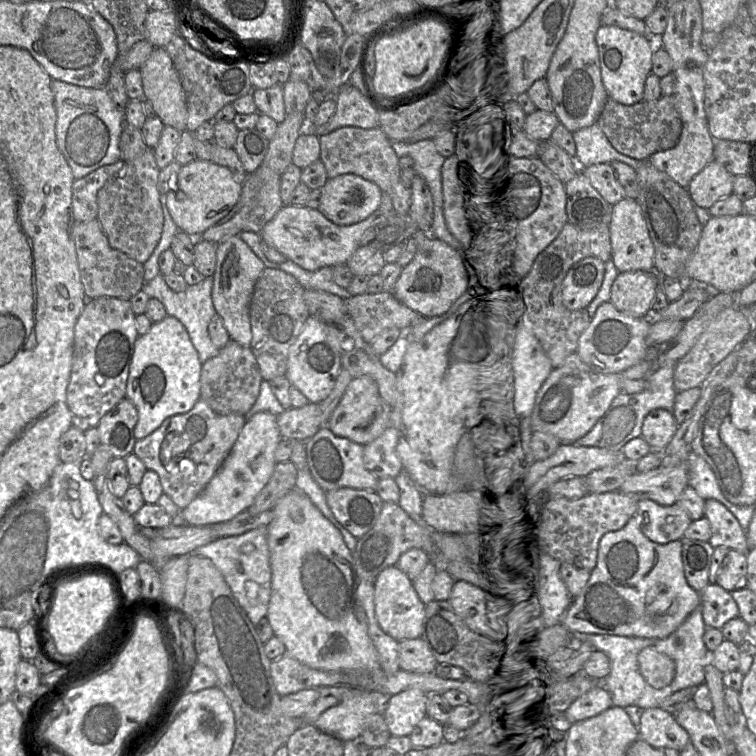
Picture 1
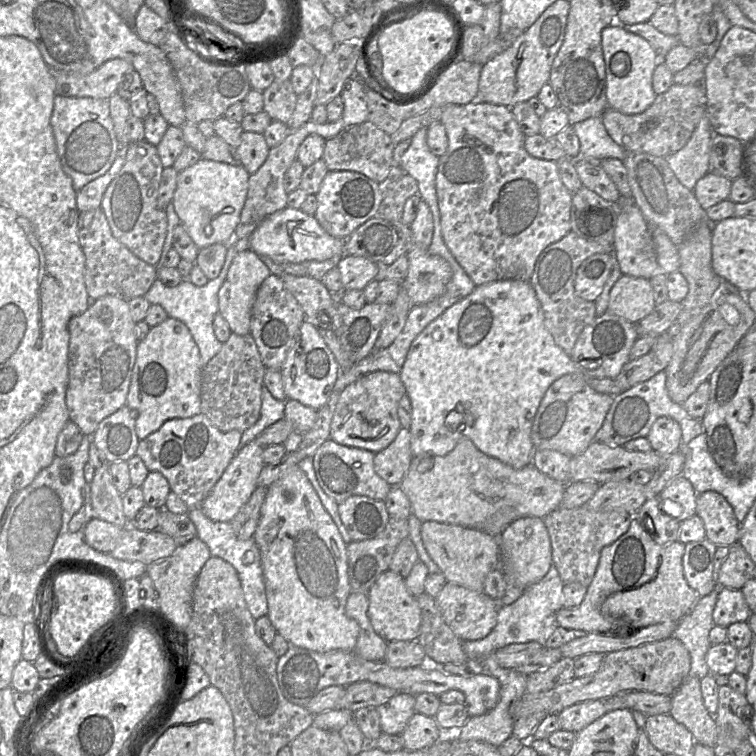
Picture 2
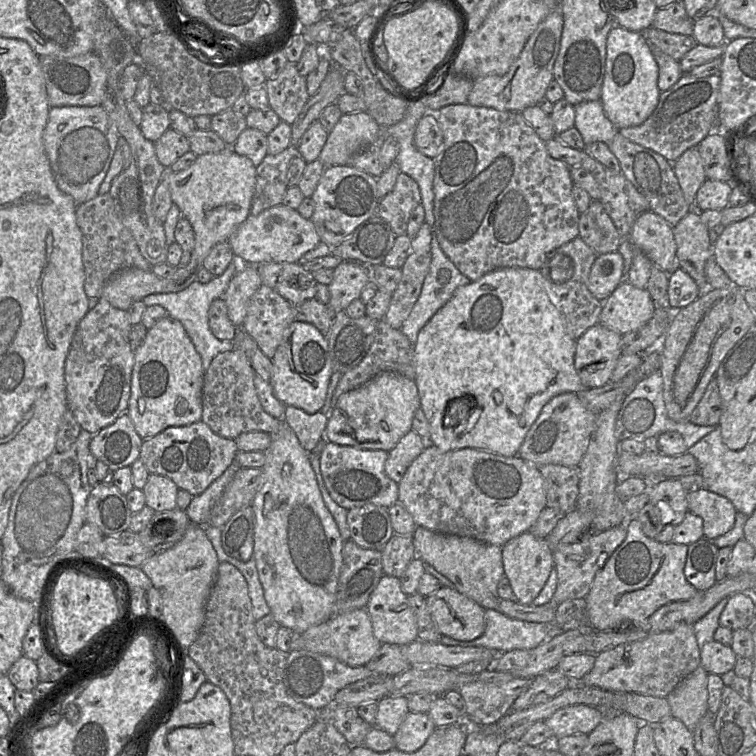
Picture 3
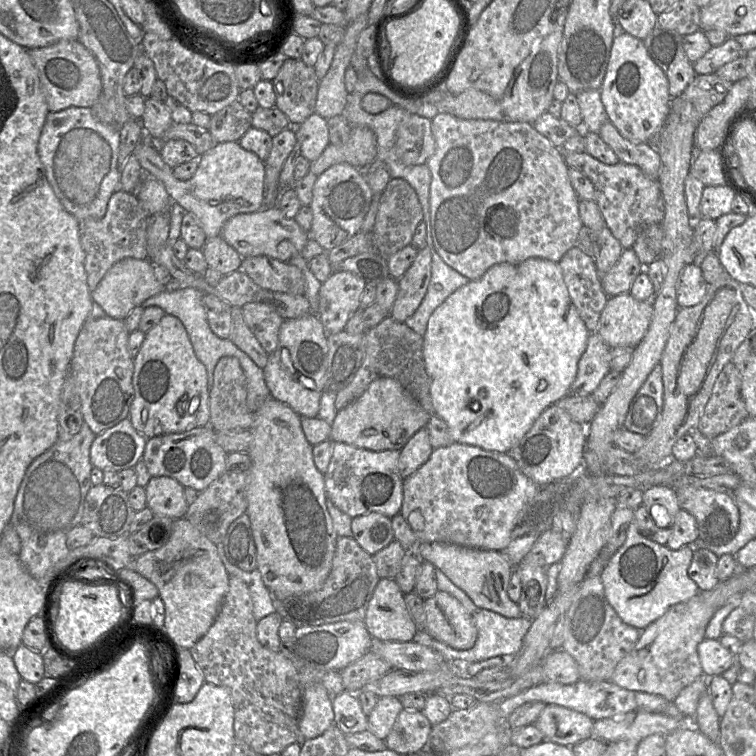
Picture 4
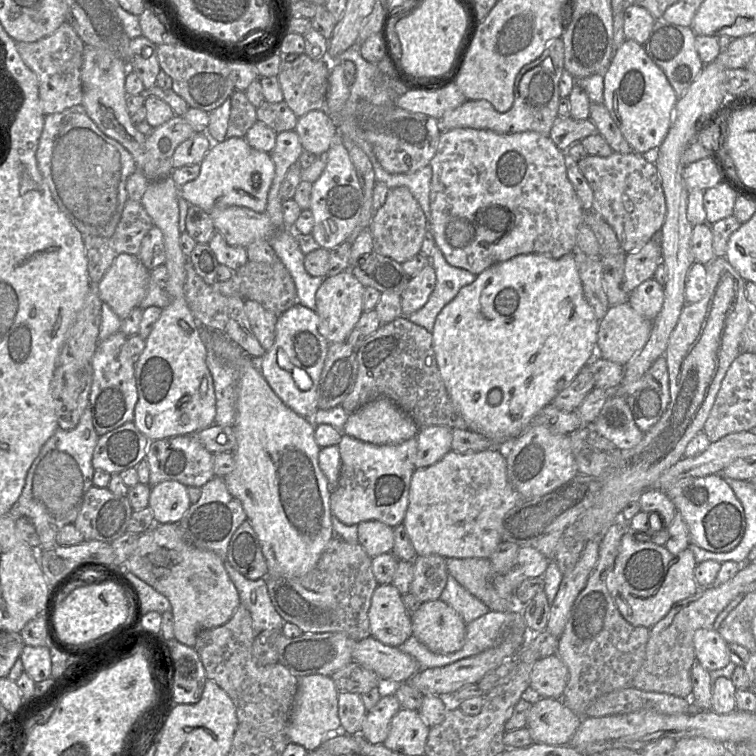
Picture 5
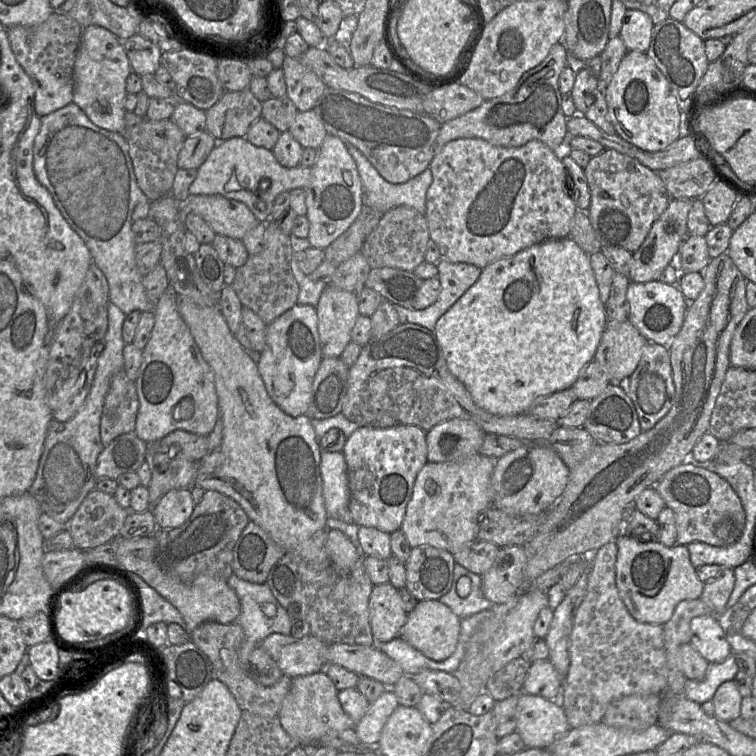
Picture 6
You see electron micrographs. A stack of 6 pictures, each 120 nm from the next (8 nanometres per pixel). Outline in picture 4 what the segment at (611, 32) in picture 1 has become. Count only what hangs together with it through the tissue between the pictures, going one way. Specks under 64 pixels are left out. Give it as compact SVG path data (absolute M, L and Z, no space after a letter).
M618 32L613 39L600 96L609 121L633 143L647 143L661 130L670 111L665 73L649 56L643 41L626 32Z

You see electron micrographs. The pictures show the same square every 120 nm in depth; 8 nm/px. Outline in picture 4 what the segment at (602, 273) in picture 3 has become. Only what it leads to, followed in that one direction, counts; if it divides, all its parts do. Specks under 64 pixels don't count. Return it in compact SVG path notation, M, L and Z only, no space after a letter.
M632 247L624 249L616 265L601 276L603 290L609 297L628 293L643 270L644 266Z

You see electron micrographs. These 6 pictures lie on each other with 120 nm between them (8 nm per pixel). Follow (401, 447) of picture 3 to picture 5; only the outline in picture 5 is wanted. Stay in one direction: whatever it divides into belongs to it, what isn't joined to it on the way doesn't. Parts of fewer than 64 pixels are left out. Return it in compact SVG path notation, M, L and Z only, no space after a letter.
M428 426L420 428L417 434L415 468L424 468L439 461L451 451L453 428Z

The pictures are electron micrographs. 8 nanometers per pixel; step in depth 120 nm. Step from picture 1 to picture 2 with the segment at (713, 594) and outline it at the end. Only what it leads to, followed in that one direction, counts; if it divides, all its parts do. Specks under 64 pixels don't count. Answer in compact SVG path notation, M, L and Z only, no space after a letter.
M719 588L712 617L715 625L728 627L736 622L747 622L752 612L741 590Z

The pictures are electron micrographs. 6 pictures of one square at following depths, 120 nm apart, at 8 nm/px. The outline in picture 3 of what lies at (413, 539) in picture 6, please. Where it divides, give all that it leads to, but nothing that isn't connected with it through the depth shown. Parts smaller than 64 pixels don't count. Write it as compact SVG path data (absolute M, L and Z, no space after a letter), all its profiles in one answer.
M428 444L421 454L409 465L401 481L397 483L397 485L398 502L400 502L409 512L417 526L421 526L438 533L467 536L487 544L498 545L501 547L510 539L529 531L538 519L541 511L547 506L546 481L536 464L524 460L518 455L514 457L504 457L499 454L475 448L442 451L436 446Z

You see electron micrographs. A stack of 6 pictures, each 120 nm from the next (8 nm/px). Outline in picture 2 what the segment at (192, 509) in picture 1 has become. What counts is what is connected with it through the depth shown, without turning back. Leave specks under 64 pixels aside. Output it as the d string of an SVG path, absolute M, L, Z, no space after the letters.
M252 440L237 451L222 476L200 505L207 518L215 522L231 522L247 503L254 490L258 487L258 477L265 465L262 458L263 450L264 447L259 445L256 440Z

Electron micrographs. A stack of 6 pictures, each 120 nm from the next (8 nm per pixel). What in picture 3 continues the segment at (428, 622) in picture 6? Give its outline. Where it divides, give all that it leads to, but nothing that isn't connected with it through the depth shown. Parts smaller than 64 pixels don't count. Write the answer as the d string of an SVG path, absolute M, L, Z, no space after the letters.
M441 586L426 597L431 618L442 636L472 641L485 632L485 609L456 588Z

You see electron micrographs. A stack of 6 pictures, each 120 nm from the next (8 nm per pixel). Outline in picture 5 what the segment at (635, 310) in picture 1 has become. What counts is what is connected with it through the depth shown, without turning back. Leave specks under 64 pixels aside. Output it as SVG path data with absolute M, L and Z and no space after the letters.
M627 301L609 307L600 321L597 355L625 366L647 343L652 321L638 314Z

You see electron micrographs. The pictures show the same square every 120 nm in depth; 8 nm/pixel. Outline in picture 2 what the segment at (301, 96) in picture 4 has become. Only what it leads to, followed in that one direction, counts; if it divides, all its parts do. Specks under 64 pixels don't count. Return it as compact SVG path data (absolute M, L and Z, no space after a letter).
M290 79L274 80L274 82L262 91L264 107L263 111L269 114L272 120L287 124L297 103Z

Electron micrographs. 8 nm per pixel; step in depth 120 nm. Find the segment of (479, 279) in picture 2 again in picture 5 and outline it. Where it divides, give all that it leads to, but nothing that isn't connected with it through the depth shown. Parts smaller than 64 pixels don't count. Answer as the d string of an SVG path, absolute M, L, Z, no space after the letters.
M455 128L440 134L436 153L431 159L429 166L432 169L429 197L431 214L430 232L437 247L441 250L450 265L478 275L489 267L518 255L541 254L559 259L576 250L579 228L585 222L585 210L568 178L565 165L565 152L558 149L549 136L543 136L534 131L500 134L491 130Z

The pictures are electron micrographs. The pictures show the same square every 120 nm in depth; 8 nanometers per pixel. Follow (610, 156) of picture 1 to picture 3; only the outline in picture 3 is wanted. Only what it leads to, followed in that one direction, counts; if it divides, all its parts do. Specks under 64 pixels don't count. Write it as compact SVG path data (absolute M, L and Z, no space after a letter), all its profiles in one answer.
M600 100L575 105L575 115L575 127L585 145L594 142L610 143L619 130L606 116Z

